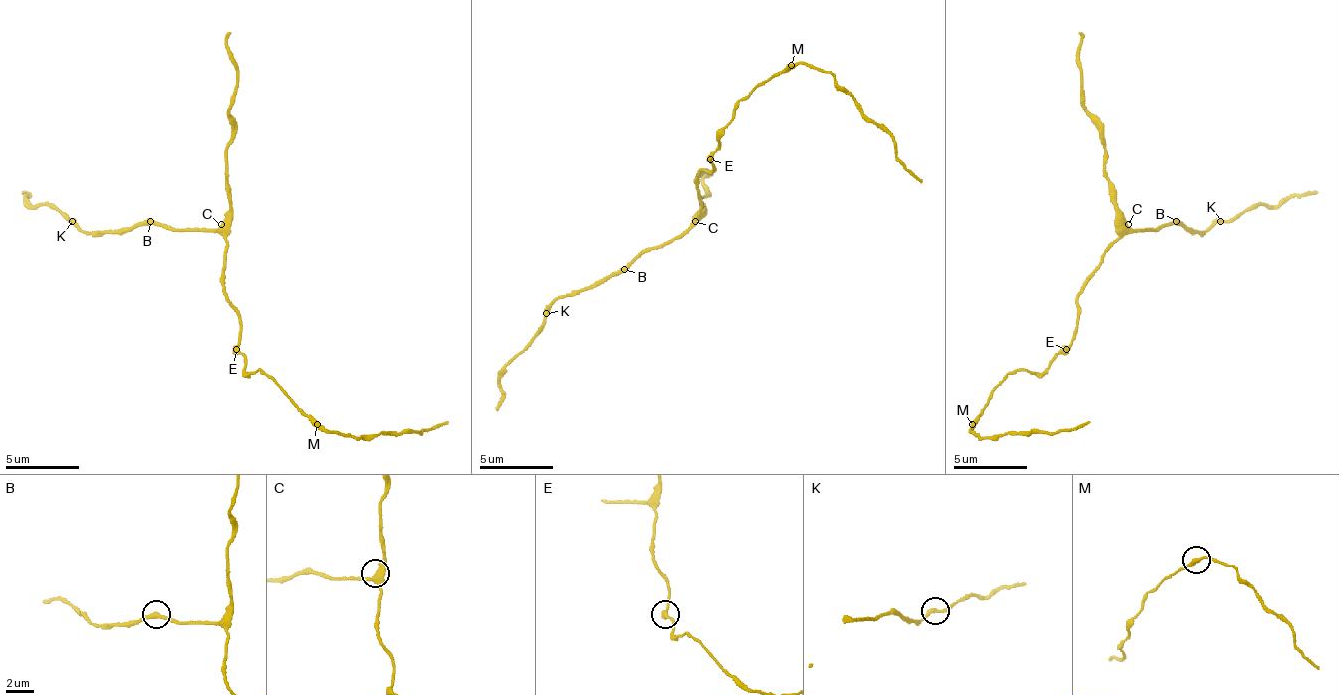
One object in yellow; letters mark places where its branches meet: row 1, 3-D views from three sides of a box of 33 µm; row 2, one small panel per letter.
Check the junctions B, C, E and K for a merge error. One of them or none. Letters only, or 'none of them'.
E

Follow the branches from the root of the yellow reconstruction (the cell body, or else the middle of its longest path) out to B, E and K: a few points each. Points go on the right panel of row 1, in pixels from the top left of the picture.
B: (1076, 302), (1083, 280), (1113, 243), (1131, 232), (1154, 232), (1176, 221)
E: (1076, 302), (1076, 339), (1065, 350)
K: (1076, 302), (1083, 280), (1102, 254), (1124, 236), (1154, 232), (1165, 224), (1206, 232), (1220, 221)

